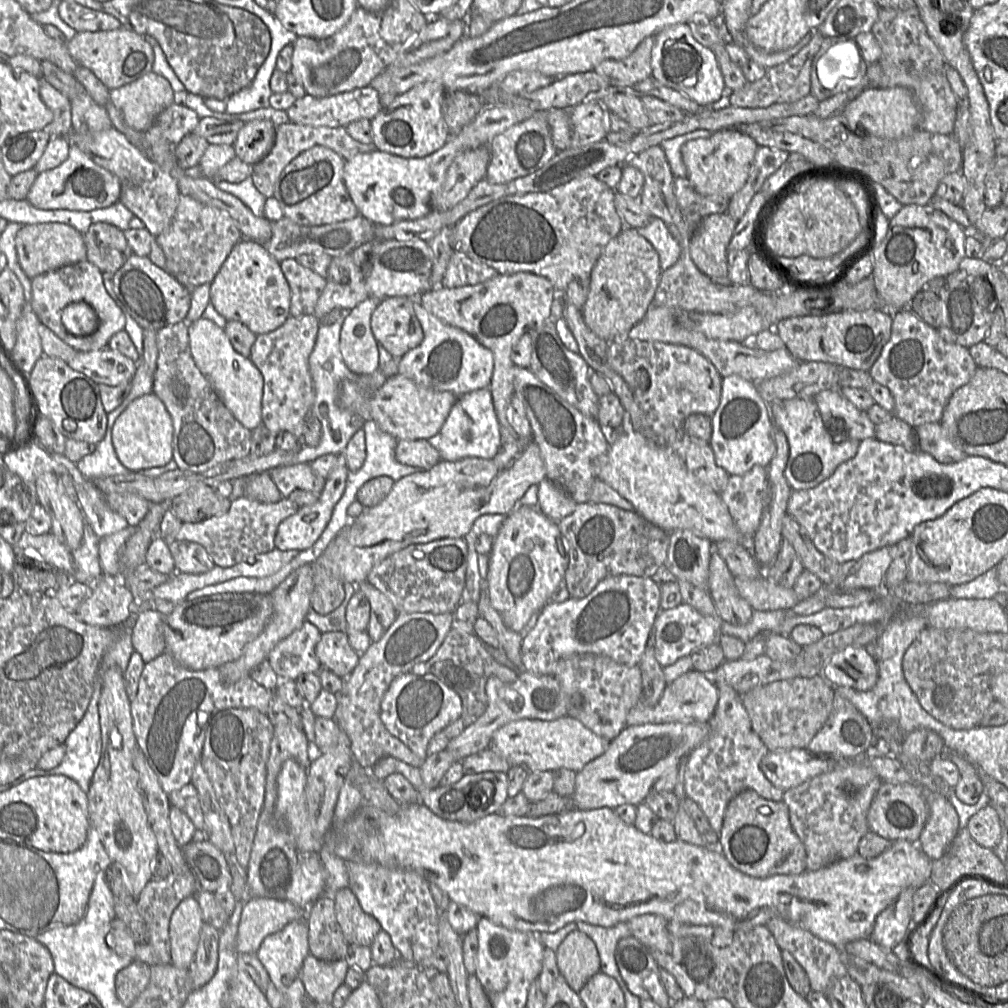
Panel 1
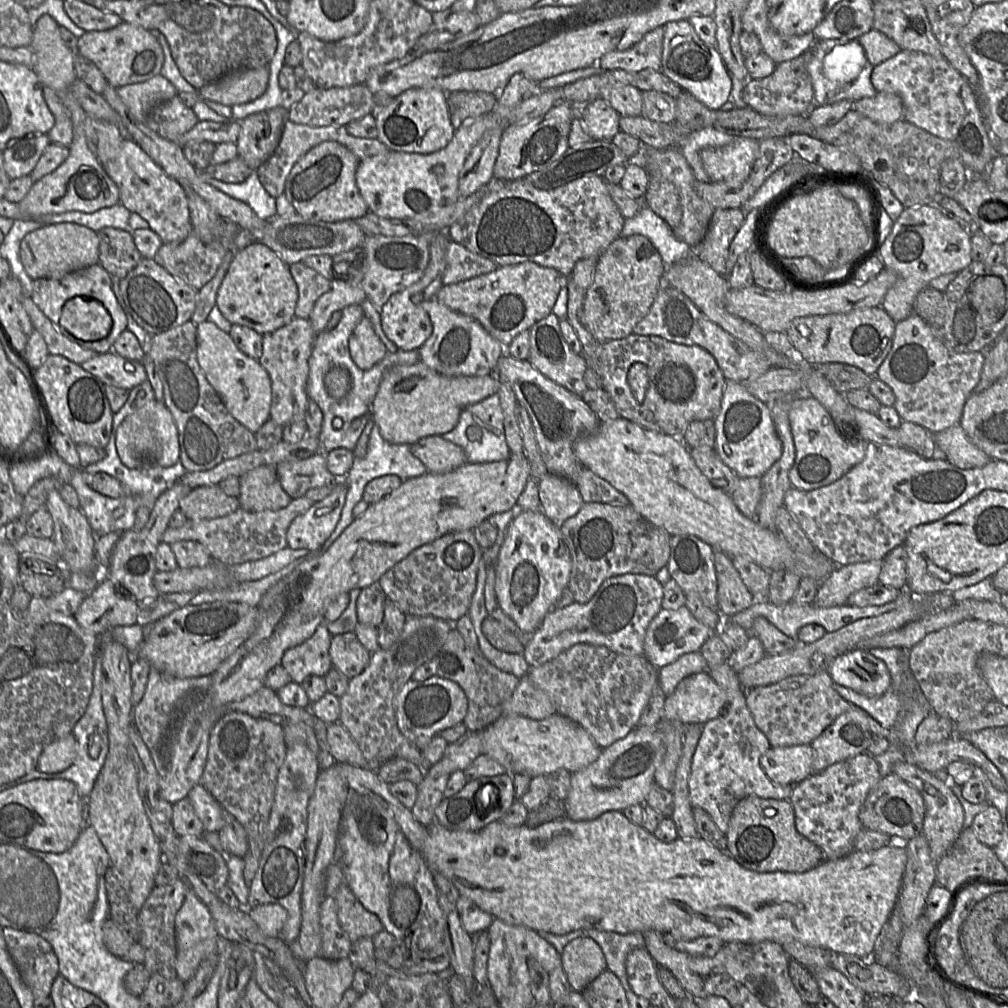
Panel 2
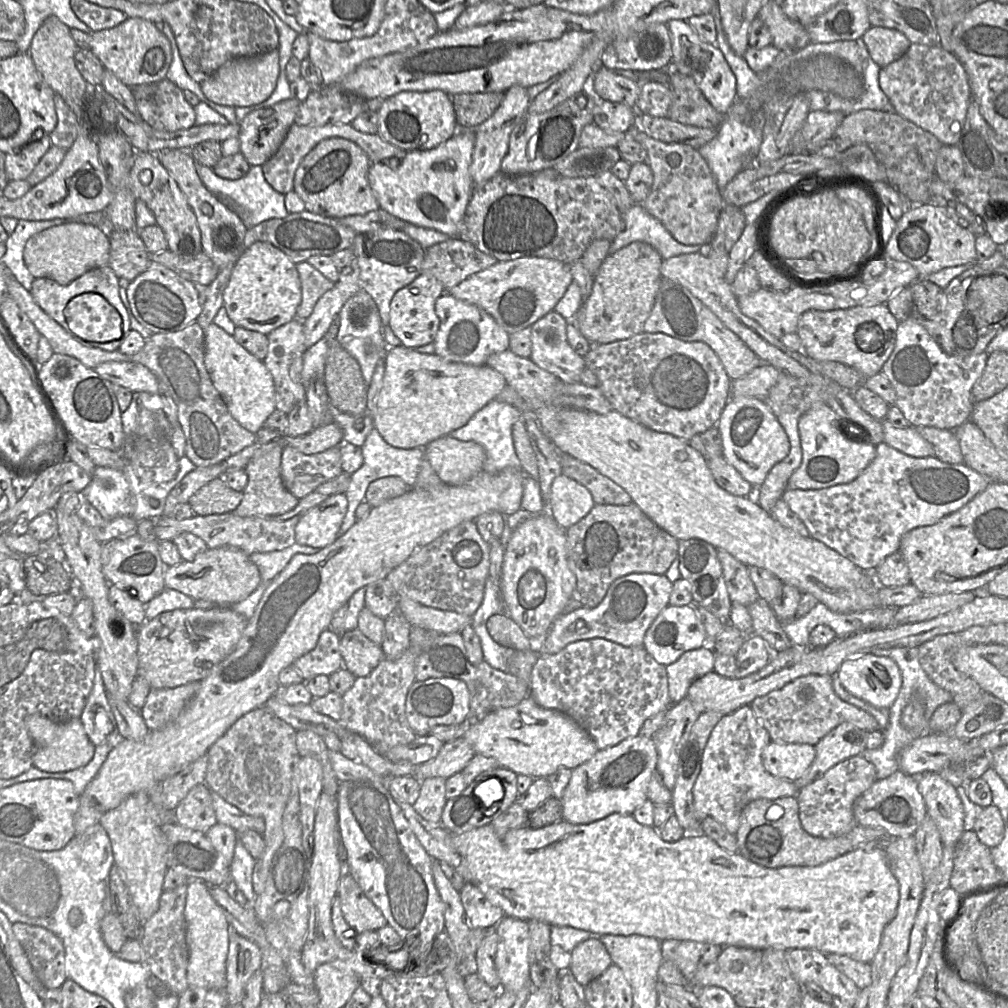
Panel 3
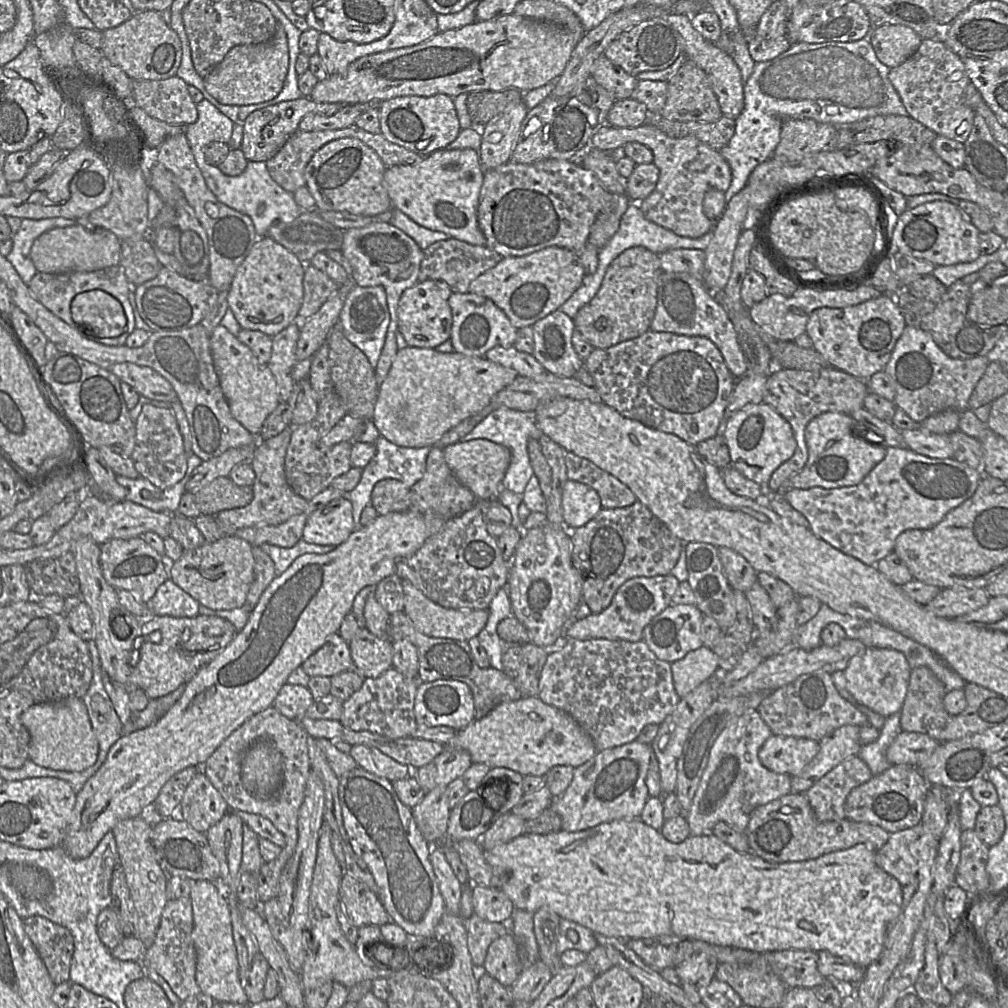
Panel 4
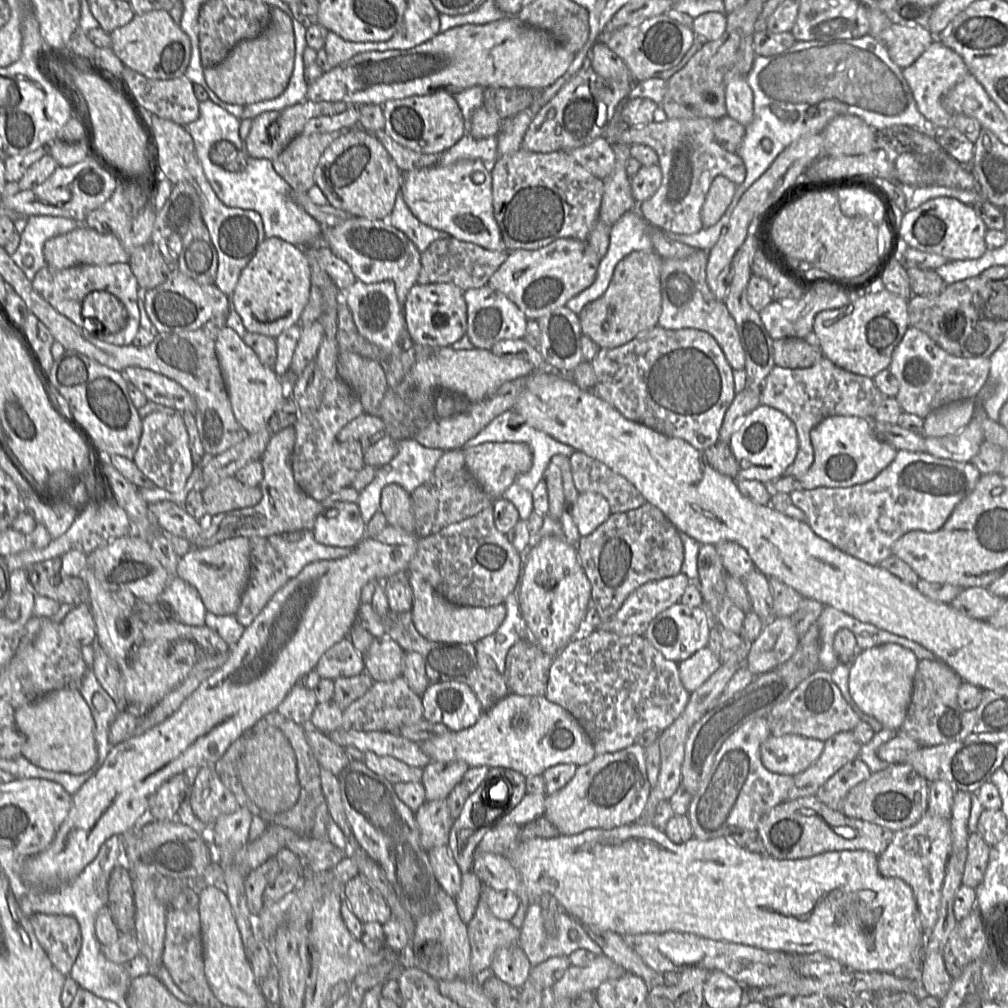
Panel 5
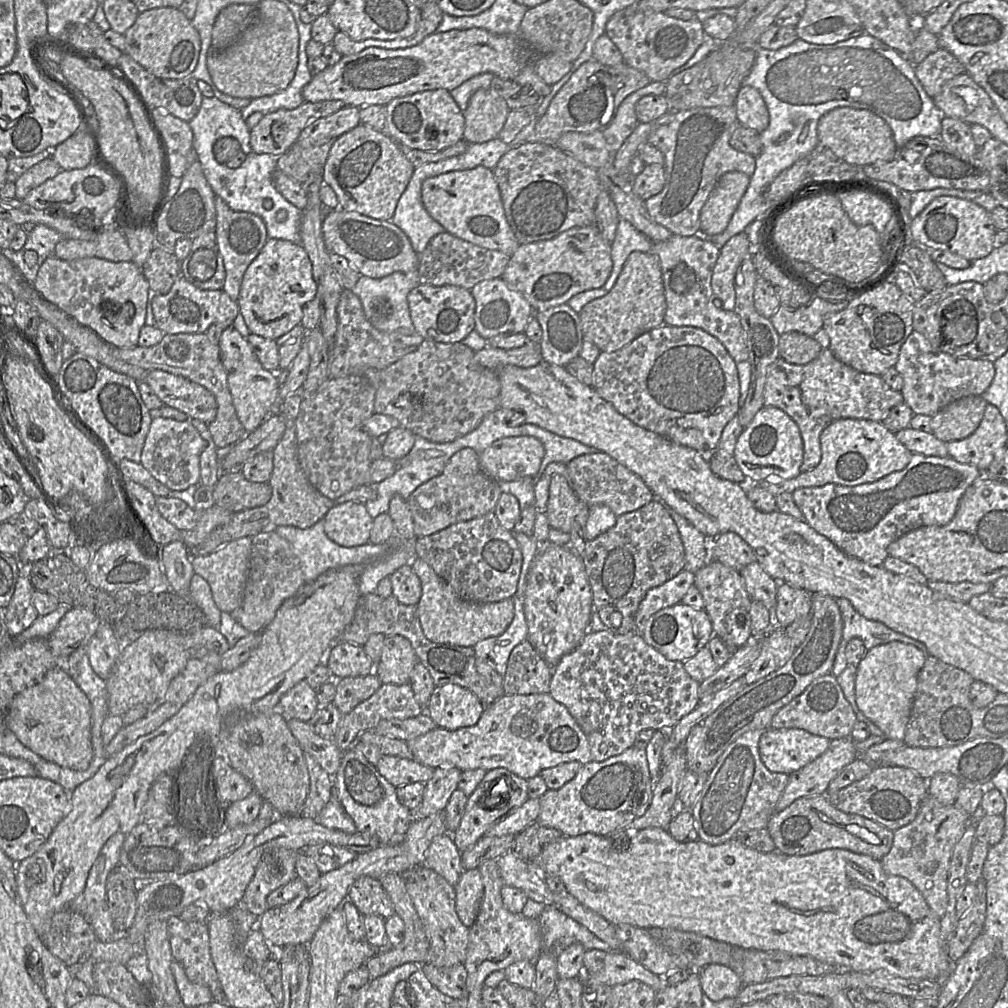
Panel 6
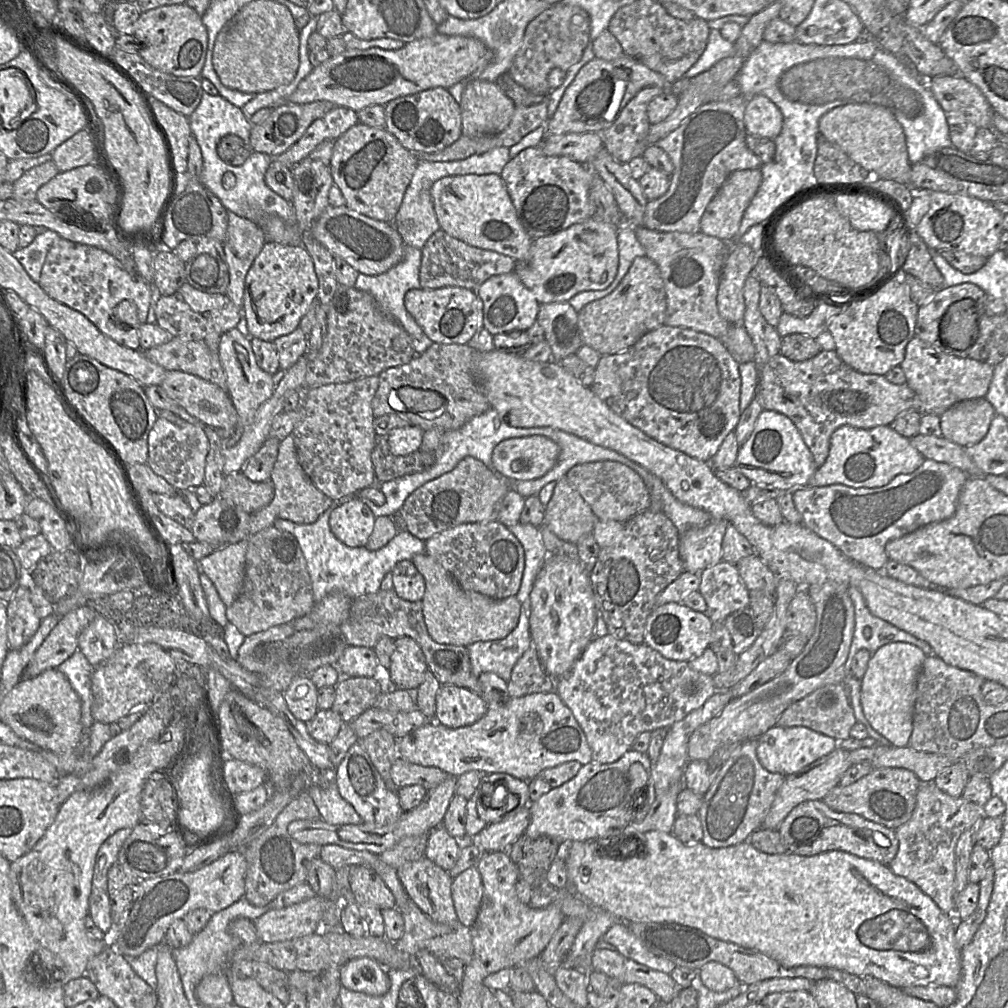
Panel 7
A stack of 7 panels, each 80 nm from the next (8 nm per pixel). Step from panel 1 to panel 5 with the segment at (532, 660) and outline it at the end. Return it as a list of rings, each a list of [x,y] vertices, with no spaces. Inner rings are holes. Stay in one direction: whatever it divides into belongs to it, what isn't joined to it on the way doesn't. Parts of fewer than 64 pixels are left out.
[[[680,572],[675,576],[643,584],[629,595],[612,619],[600,623],[598,630],[614,633],[618,636],[643,636],[649,623],[658,614],[680,601],[690,583],[688,577]]]

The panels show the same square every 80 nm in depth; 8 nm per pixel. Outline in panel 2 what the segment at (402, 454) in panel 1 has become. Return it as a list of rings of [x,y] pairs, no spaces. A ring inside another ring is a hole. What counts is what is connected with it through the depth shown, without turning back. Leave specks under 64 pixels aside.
[[[441,435],[421,438],[410,450],[431,473],[447,473],[468,462],[464,450]]]

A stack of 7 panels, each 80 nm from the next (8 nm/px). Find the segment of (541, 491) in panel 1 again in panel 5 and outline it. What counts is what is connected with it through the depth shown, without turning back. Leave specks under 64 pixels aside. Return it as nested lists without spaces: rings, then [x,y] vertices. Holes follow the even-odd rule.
[[[594,492],[579,493],[568,511],[581,537],[590,535],[611,515],[607,500]]]

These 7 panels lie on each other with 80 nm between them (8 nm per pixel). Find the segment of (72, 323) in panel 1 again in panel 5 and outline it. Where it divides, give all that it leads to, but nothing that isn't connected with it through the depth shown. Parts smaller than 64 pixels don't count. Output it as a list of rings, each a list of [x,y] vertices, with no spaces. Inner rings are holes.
[[[93,291],[84,298],[82,316],[98,319],[104,326],[104,333],[117,333],[128,321],[128,313],[123,303],[106,291]]]

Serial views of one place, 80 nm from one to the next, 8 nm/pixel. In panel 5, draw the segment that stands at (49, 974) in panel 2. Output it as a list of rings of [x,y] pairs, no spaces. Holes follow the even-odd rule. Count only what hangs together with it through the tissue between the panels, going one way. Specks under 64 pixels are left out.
[[[36,913],[29,917],[34,933],[53,966],[70,976],[82,944],[80,926],[75,917]]]

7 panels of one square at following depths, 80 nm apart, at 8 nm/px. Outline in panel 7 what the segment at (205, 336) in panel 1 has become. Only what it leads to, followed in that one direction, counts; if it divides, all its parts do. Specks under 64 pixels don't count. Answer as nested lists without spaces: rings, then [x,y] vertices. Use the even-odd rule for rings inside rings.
[[[233,328],[221,335],[219,360],[226,376],[227,392],[239,416],[239,426],[250,424],[258,408],[268,400],[275,389],[271,374],[257,364],[251,340]]]

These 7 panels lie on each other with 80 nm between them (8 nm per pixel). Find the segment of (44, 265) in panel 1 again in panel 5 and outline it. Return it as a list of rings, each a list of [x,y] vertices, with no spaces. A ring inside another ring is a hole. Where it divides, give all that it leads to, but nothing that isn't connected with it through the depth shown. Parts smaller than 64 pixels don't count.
[[[79,225],[72,231],[48,239],[43,247],[46,265],[55,269],[65,269],[80,264],[106,265],[129,263],[130,254],[123,247],[118,237],[109,229],[99,231]]]

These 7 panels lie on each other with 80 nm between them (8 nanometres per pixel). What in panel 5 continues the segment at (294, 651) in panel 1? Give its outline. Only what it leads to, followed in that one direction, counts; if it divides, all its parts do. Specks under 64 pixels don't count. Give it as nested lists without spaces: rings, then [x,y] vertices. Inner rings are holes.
[[[348,637],[333,644],[319,659],[314,670],[321,678],[335,680],[341,677],[351,677],[365,671],[363,655],[358,652]]]

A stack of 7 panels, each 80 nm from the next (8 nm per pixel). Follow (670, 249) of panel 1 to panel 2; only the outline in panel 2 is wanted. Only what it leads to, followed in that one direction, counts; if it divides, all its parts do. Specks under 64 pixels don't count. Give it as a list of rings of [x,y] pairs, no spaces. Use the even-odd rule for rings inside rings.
[[[641,206],[635,216],[624,219],[620,236],[633,234],[646,236],[666,266],[686,259],[695,252],[696,247],[692,248],[677,239],[667,223],[646,206]]]

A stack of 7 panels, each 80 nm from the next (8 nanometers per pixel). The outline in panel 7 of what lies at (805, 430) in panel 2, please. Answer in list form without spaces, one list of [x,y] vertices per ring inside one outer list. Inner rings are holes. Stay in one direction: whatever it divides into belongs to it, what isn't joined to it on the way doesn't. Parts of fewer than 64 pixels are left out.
[[[843,425],[834,431],[830,440],[829,455],[807,485],[781,488],[773,484],[753,484],[743,492],[745,500],[752,506],[768,498],[793,494],[797,490],[832,484],[844,484],[853,488],[876,488],[888,484],[899,474],[910,474],[921,466],[925,457],[914,448],[910,439],[898,434],[889,425],[862,429]]]

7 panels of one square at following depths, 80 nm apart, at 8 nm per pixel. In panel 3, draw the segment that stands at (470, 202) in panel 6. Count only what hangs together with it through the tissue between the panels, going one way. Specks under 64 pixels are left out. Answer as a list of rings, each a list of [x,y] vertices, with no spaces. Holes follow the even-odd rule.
[[[459,129],[453,137],[436,148],[426,151],[408,151],[401,160],[389,158],[380,163],[372,163],[368,171],[368,181],[380,209],[407,223],[437,230],[450,238],[457,237],[475,188],[469,172],[475,140],[475,129]]]

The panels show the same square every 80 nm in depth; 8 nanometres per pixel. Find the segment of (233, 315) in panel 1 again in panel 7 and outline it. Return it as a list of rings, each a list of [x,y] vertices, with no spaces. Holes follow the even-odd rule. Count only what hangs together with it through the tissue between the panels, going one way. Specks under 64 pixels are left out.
[[[266,241],[245,278],[242,309],[249,333],[271,342],[292,333],[310,306],[317,302],[318,288],[313,260],[303,246]]]

